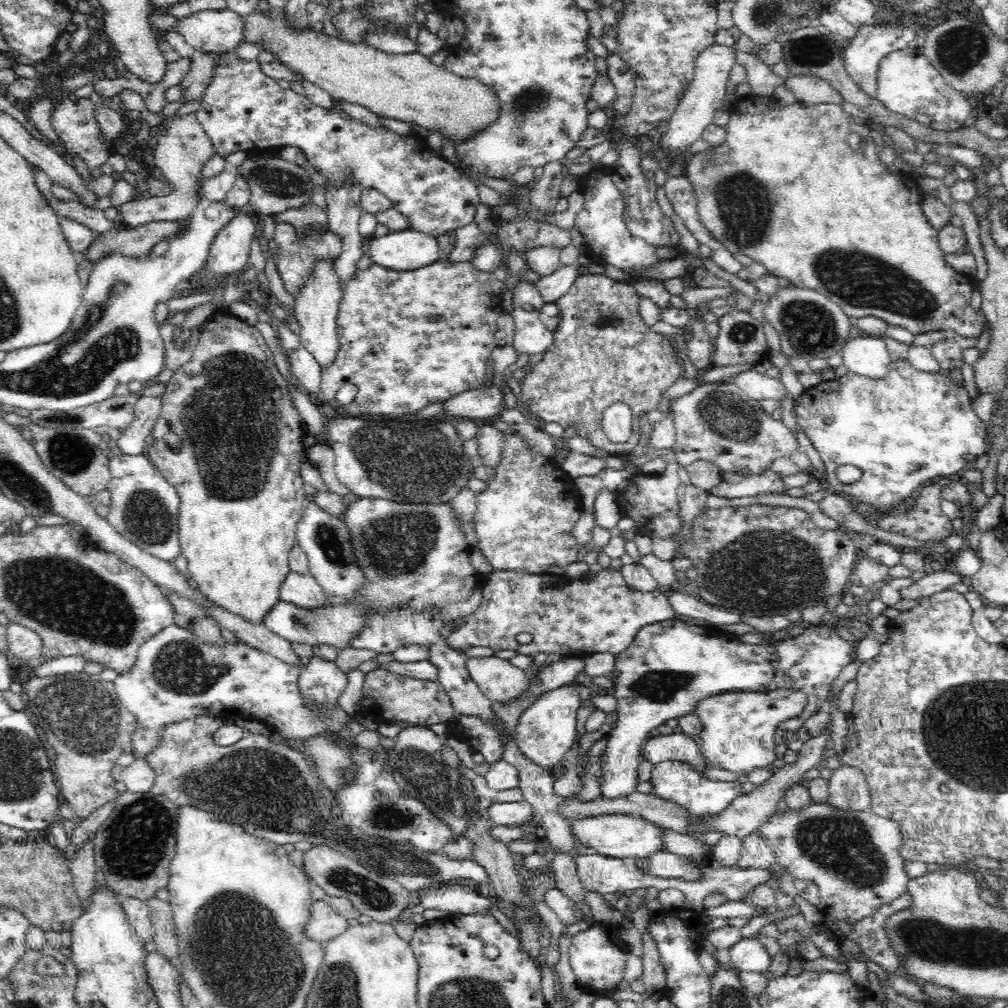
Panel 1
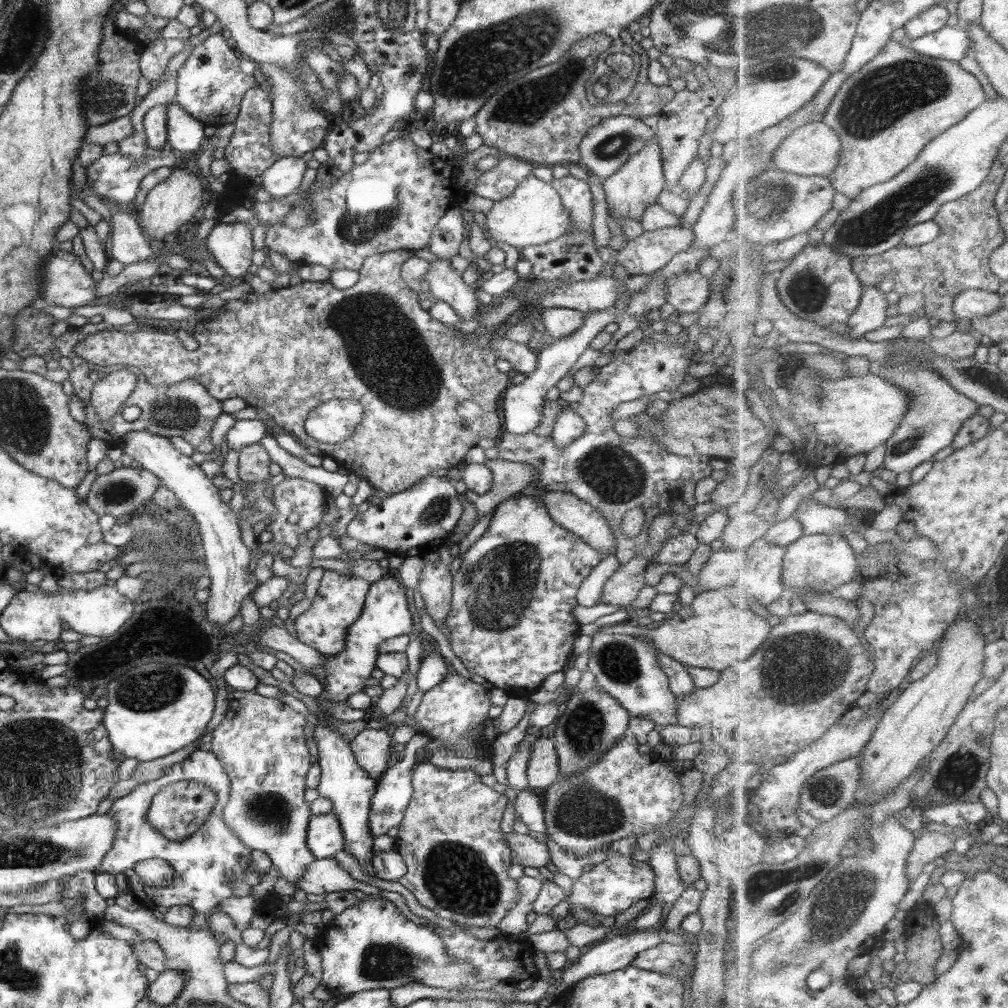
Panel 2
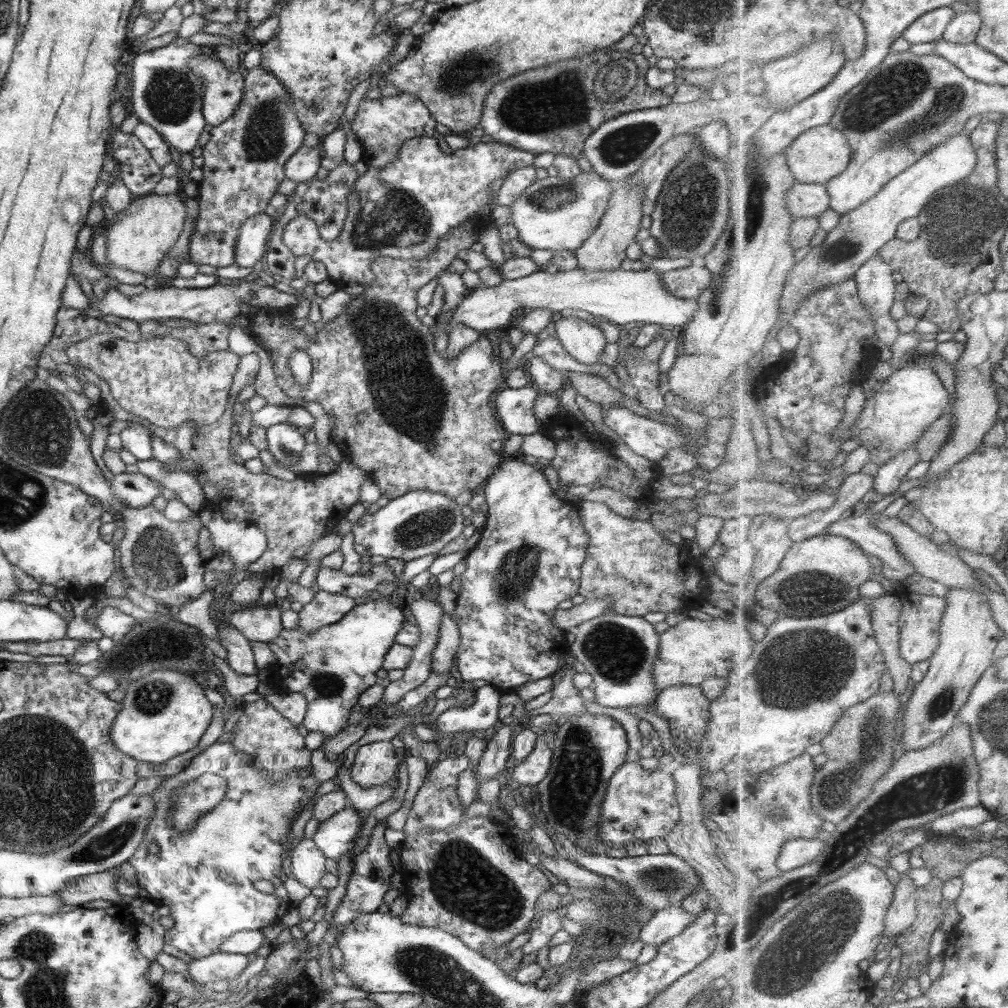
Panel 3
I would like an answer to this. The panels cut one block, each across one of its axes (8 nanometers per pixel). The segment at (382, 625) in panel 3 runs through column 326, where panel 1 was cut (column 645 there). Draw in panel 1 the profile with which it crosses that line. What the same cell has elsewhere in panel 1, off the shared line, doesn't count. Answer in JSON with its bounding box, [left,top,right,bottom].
[599,619,856,798]

